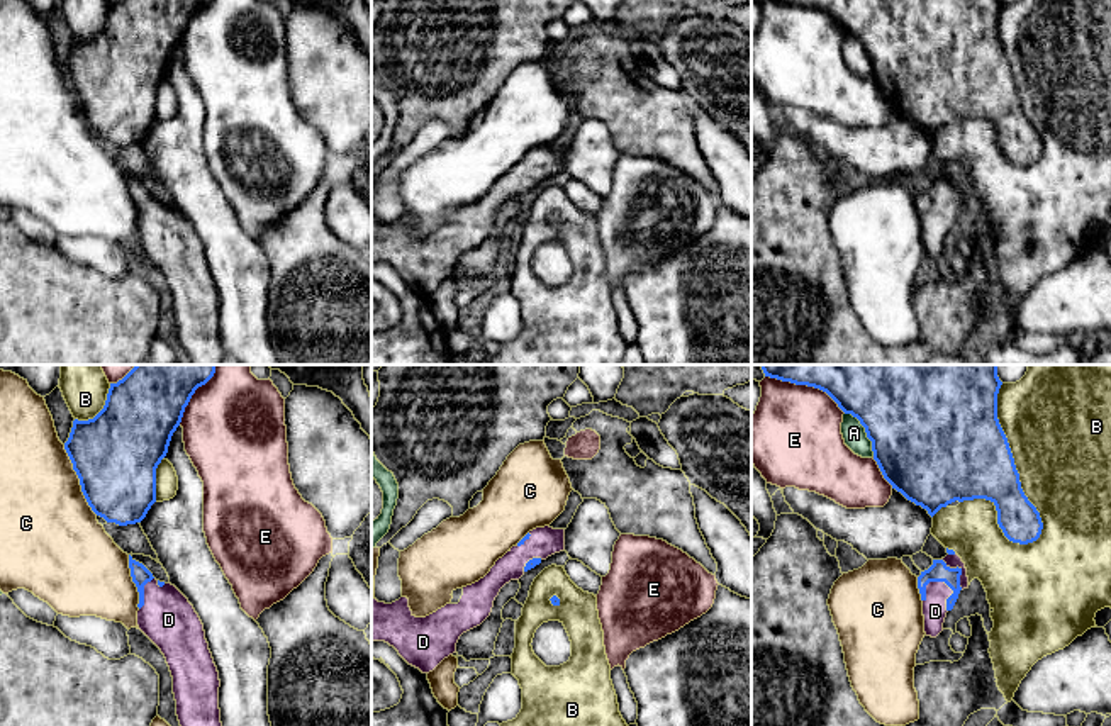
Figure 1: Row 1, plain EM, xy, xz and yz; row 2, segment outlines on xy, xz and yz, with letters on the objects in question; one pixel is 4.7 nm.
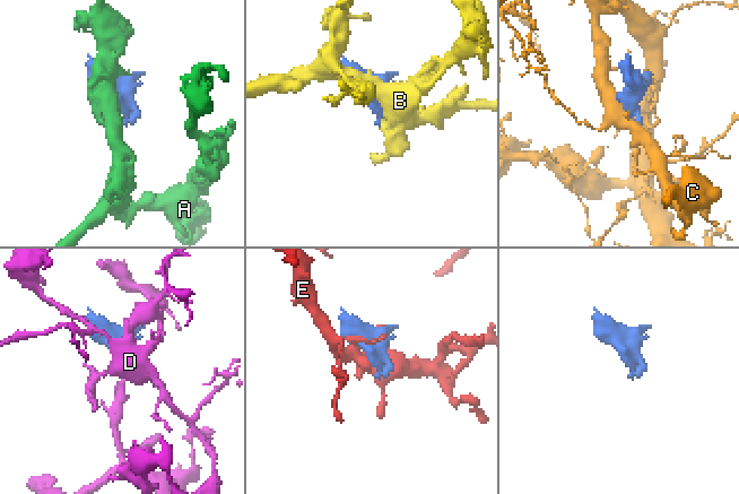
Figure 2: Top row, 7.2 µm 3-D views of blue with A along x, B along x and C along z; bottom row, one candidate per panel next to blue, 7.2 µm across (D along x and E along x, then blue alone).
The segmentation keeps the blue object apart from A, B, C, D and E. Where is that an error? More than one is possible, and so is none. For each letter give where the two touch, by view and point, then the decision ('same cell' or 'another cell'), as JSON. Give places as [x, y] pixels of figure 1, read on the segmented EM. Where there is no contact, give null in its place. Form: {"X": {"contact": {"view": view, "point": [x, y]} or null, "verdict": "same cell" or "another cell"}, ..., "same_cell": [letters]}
{"A": {"contact": {"view": "yz", "point": [865, 431]}, "verdict": "another cell"}, "B": {"contact": {"view": "yz", "point": [1015, 467]}, "verdict": "another cell"}, "C": {"contact": {"view": "xy", "point": [80, 480]}, "verdict": "another cell"}, "D": {"contact": {"view": "yz", "point": [952, 589]}, "verdict": "same cell"}, "E": {"contact": {"view": "xy", "point": [194, 392]}, "verdict": "another cell"}, "same_cell": ["D"]}

